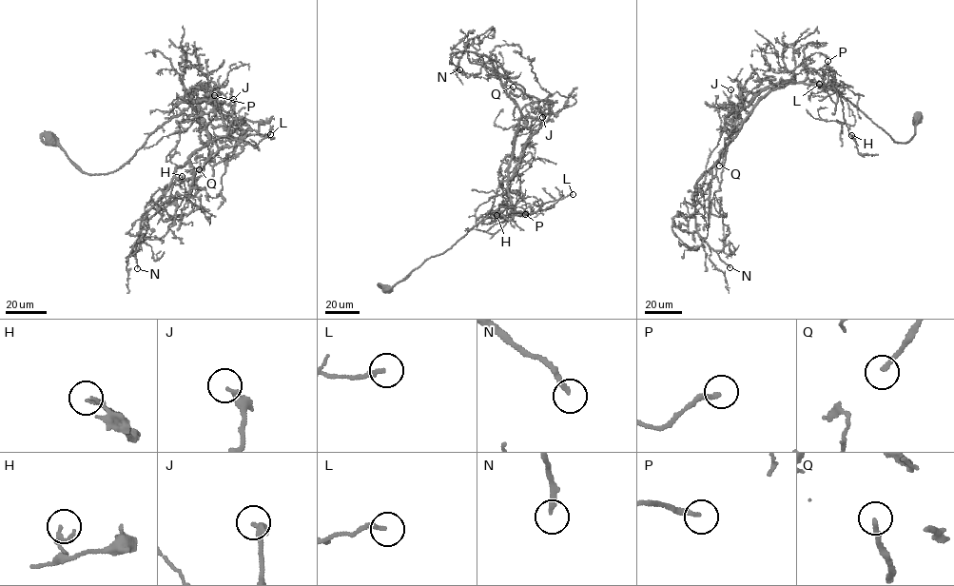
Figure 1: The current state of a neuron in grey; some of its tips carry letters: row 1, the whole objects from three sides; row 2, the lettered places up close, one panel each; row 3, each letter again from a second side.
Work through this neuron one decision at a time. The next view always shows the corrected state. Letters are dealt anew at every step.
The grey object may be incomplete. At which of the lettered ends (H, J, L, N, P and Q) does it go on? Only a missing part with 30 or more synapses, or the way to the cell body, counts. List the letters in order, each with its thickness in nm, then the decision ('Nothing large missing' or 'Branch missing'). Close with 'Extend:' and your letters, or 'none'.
H: Thickness 110 nm. Nothing large missing
J: Thickness 280 nm. Nothing large missing
L: Thickness 190 nm. Nothing large missing
N: Thickness 200 nm. Branch missing
P: Thickness 220 nm. Nothing large missing
Q: Thickness 200 nm. Branch missing
Extend: N, Q

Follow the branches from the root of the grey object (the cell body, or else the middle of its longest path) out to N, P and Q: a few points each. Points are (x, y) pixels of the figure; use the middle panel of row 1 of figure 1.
N: (386, 289), (430, 258), (442, 253), (507, 201), (508, 170), (520, 110), (486, 56), (463, 51), (459, 69)
P: (386, 289), (430, 258), (442, 253), (490, 212), (505, 205), (507, 187), (511, 205), (507, 214), (525, 214)
Q: (386, 289), (506, 205), (508, 180), (524, 147), (551, 113), (542, 100), (514, 94), (513, 87)

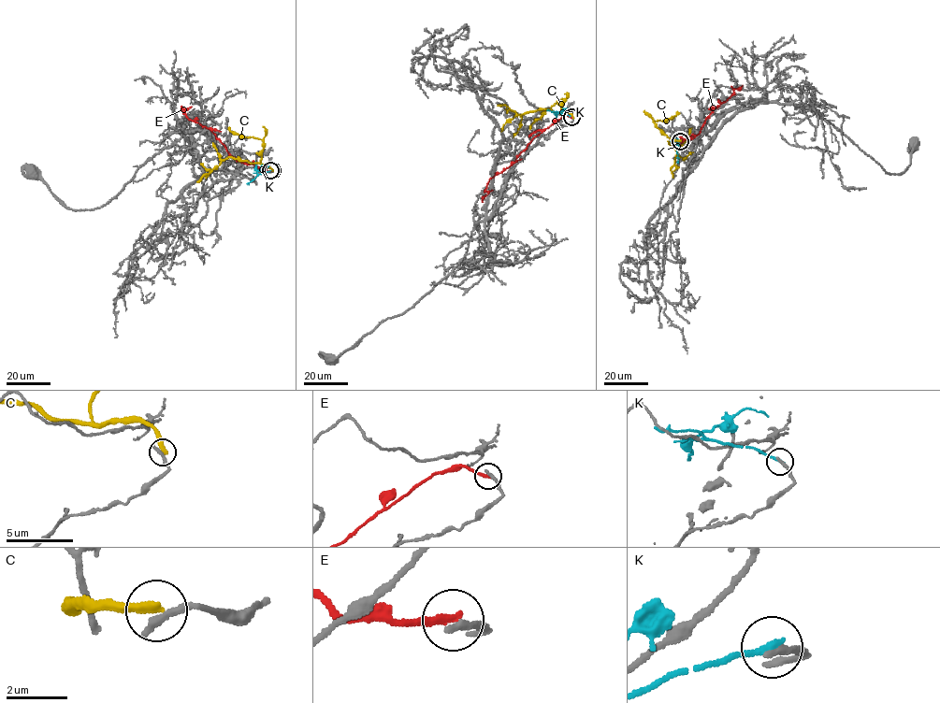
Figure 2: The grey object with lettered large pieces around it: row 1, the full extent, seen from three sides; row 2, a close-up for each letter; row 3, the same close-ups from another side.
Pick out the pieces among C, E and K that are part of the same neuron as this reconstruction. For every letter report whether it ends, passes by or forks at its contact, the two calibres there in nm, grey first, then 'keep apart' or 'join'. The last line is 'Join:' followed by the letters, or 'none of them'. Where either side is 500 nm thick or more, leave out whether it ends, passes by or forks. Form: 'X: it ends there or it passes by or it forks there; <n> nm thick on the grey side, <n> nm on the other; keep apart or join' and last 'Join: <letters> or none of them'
C: it ends there; 300 nm thick on the grey side, 320 nm on the other; keep apart
E: it ends there; 260 nm thick on the grey side, 240 nm on the other; keep apart
K: it ends there; 260 nm thick on the grey side, 240 nm on the other; keep apart
Join: none of them

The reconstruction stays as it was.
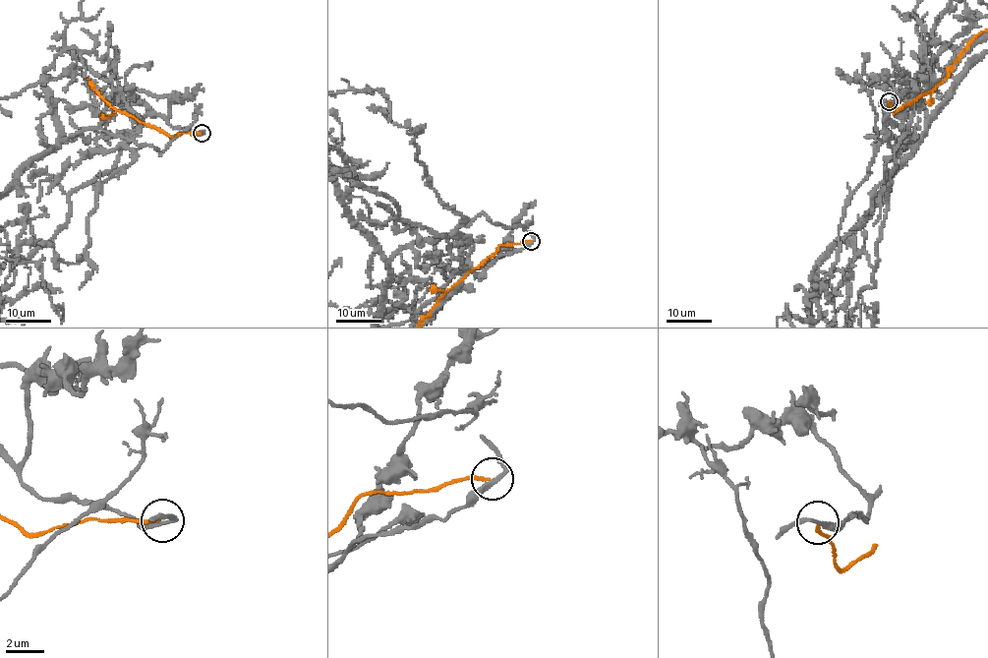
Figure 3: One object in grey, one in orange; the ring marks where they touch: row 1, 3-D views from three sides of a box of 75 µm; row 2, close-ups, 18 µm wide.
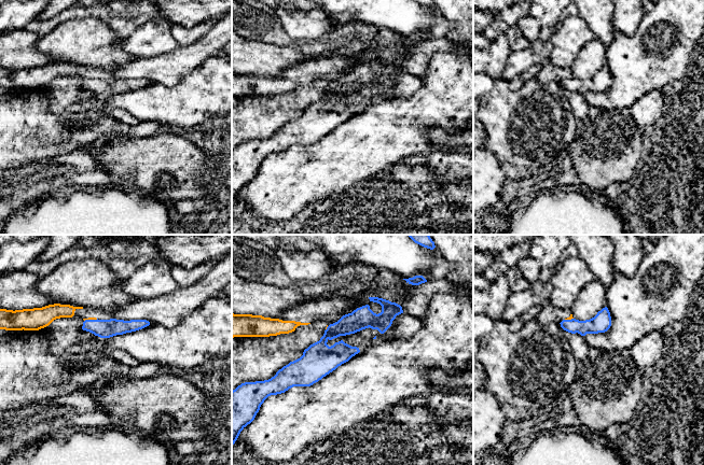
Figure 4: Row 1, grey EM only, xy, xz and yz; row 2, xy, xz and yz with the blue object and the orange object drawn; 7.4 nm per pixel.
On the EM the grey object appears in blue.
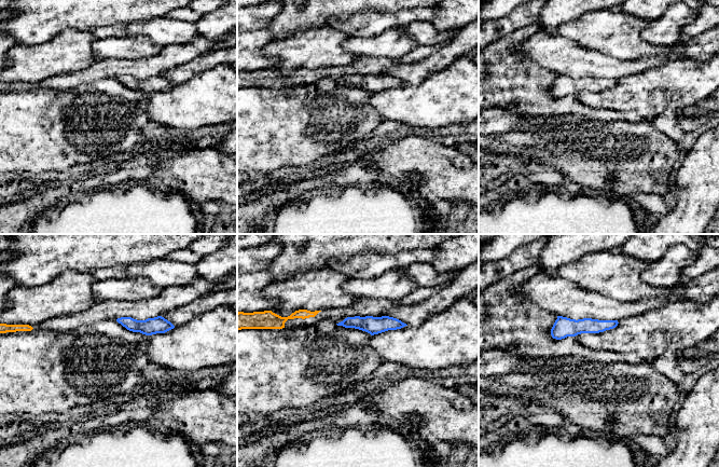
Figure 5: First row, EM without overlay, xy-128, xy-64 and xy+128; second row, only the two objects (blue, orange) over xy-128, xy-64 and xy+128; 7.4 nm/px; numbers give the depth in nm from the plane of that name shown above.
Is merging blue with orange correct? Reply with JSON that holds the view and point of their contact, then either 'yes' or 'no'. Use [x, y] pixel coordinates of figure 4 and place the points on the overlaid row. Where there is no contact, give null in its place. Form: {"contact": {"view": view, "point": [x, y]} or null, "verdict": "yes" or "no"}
{"contact": {"view": "xy", "point": [91, 320]}, "verdict": "no"}

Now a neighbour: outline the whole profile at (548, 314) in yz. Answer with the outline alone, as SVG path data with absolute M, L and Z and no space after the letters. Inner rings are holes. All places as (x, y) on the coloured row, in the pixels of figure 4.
M549 302L541 306L541 310L536 316L537 322L541 326L547 326L552 323L560 324L563 320L571 319L574 318L569 309L556 308Z

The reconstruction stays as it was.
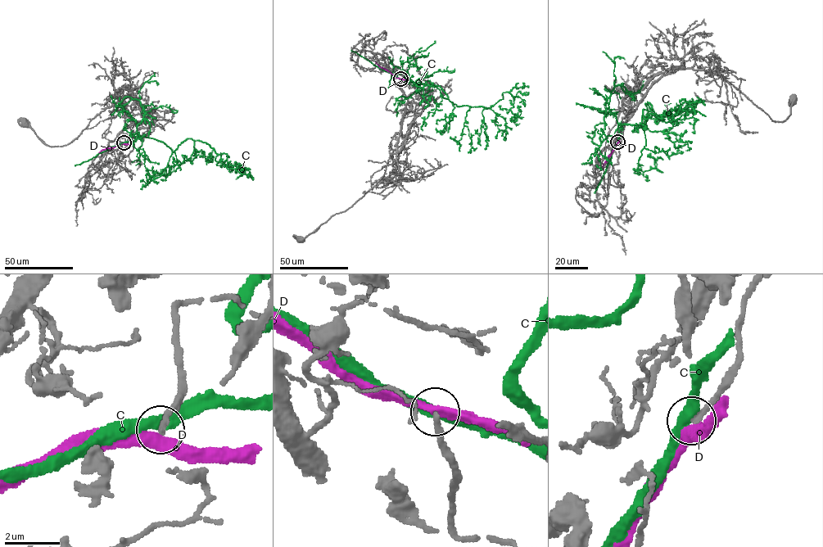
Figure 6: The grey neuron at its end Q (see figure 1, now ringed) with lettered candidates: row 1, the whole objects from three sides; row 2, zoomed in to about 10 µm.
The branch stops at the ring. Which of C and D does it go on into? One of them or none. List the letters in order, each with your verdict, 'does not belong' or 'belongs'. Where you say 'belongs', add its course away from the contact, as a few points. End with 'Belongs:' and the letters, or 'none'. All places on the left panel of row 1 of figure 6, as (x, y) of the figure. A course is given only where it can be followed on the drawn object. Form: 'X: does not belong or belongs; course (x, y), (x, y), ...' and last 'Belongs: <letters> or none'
C: does not belong
D: does not belong
Belongs: none

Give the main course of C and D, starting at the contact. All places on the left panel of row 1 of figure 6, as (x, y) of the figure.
C: (124, 143), (146, 137), (172, 152), (187, 138), (201, 141), (227, 155), (227, 168), (244, 169), (236, 178)
D: (124, 143), (98, 152)

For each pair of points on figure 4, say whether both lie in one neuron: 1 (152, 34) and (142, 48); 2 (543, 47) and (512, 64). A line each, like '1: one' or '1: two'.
1: one
2: one

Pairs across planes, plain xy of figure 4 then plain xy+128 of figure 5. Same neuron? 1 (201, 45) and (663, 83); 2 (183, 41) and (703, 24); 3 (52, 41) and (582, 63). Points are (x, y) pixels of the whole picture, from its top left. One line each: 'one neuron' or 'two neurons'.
1: two neurons
2: one neuron
3: two neurons

